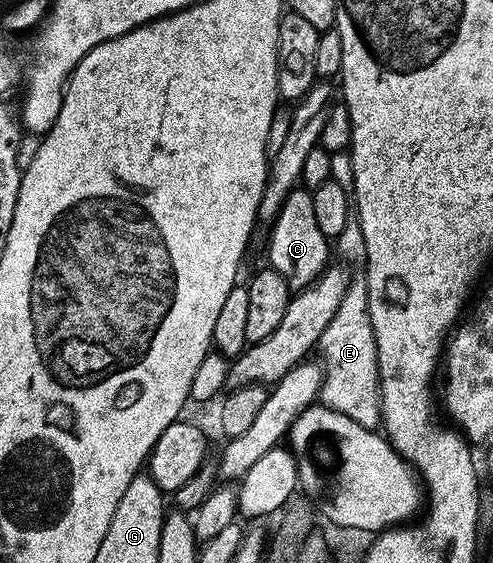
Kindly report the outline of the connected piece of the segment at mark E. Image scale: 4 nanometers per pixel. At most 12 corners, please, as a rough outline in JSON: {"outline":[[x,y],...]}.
{"outline":[[365,273],[347,279],[316,346],[319,403],[381,423]]}

